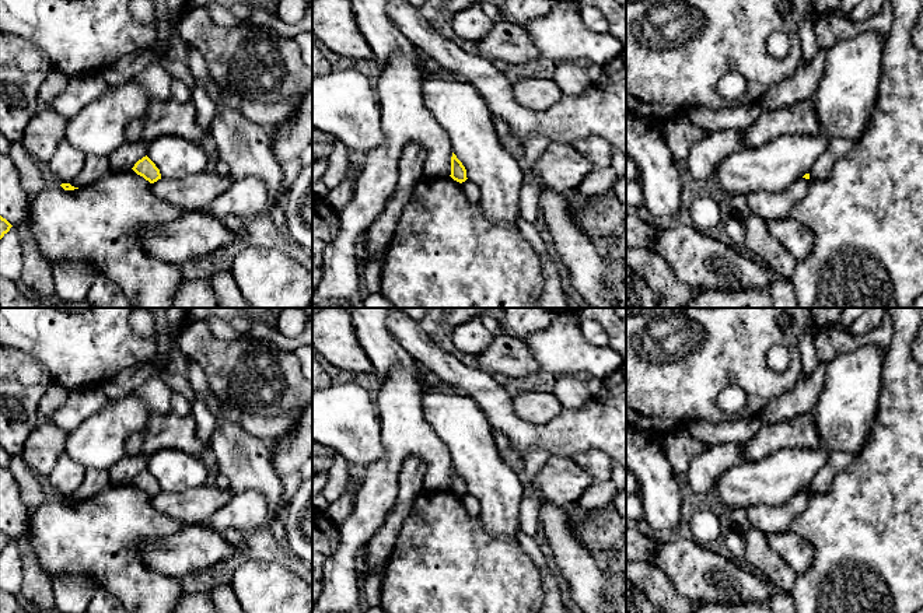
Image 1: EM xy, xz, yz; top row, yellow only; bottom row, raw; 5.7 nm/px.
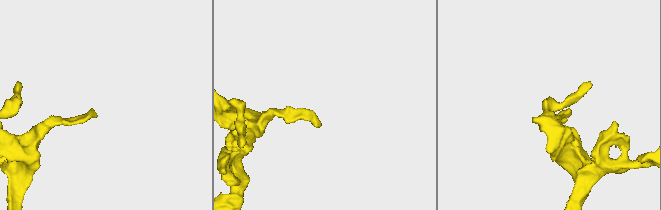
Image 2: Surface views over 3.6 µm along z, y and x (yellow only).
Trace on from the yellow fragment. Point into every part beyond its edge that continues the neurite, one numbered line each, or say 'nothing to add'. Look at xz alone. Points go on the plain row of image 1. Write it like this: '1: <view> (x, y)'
nothing to add

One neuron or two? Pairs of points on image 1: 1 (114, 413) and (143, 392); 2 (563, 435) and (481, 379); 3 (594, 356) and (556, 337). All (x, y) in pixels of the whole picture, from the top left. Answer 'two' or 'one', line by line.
1: two
2: one
3: one

